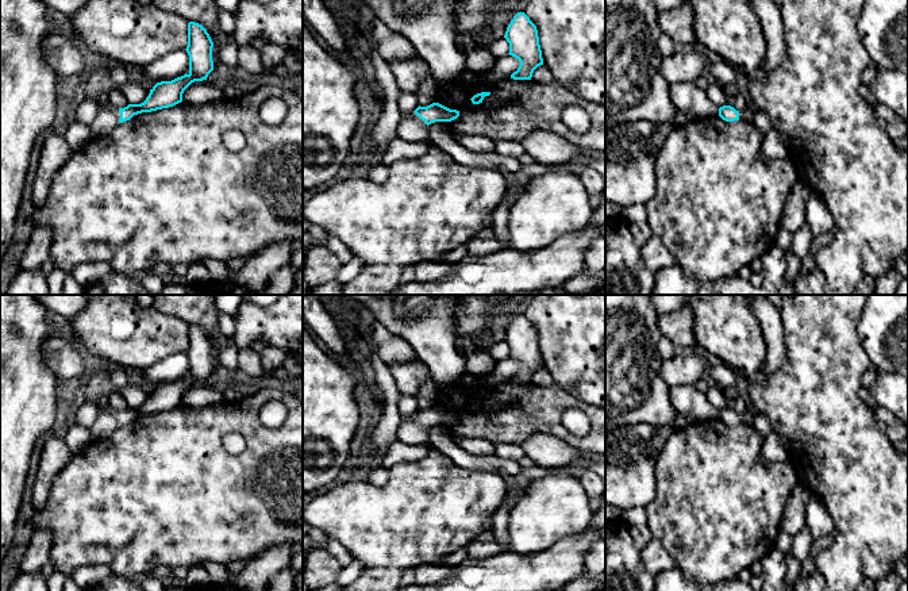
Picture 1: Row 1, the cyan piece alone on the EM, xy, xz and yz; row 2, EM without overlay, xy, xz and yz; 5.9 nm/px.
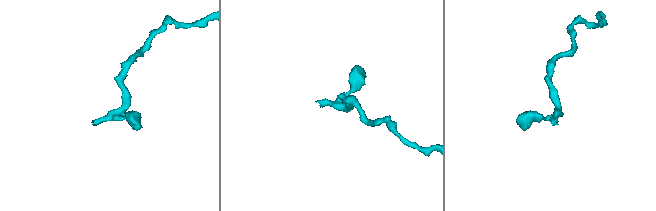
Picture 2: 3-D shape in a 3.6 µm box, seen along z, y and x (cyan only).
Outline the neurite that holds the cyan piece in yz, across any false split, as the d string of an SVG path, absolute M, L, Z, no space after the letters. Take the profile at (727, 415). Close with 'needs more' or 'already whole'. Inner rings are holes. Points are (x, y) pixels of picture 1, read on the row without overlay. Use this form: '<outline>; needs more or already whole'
M723 408L719 411L719 419L726 425L734 425L734 423L753 425L754 411L739 415L731 408Z; needs more

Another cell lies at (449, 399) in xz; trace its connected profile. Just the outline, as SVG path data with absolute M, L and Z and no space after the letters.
M447 387L440 392L440 403L446 410L461 410L465 406L465 398L459 391L454 394L453 387Z

